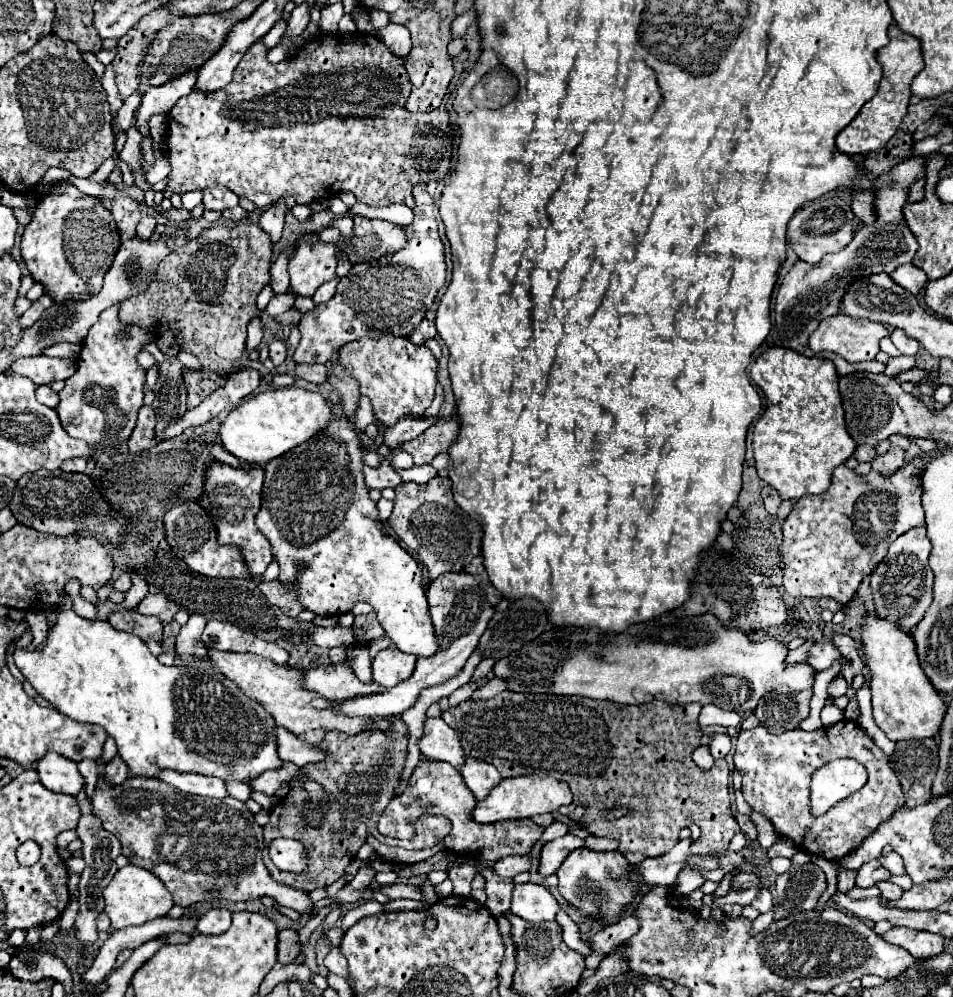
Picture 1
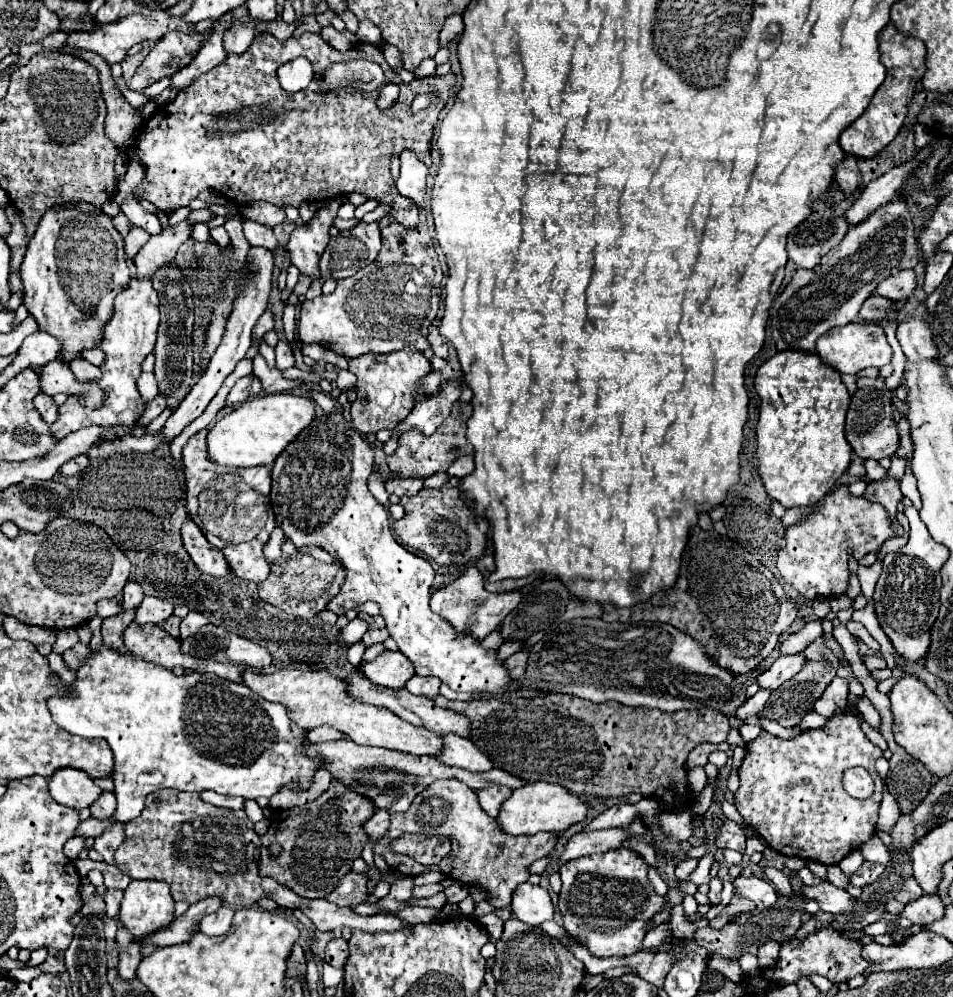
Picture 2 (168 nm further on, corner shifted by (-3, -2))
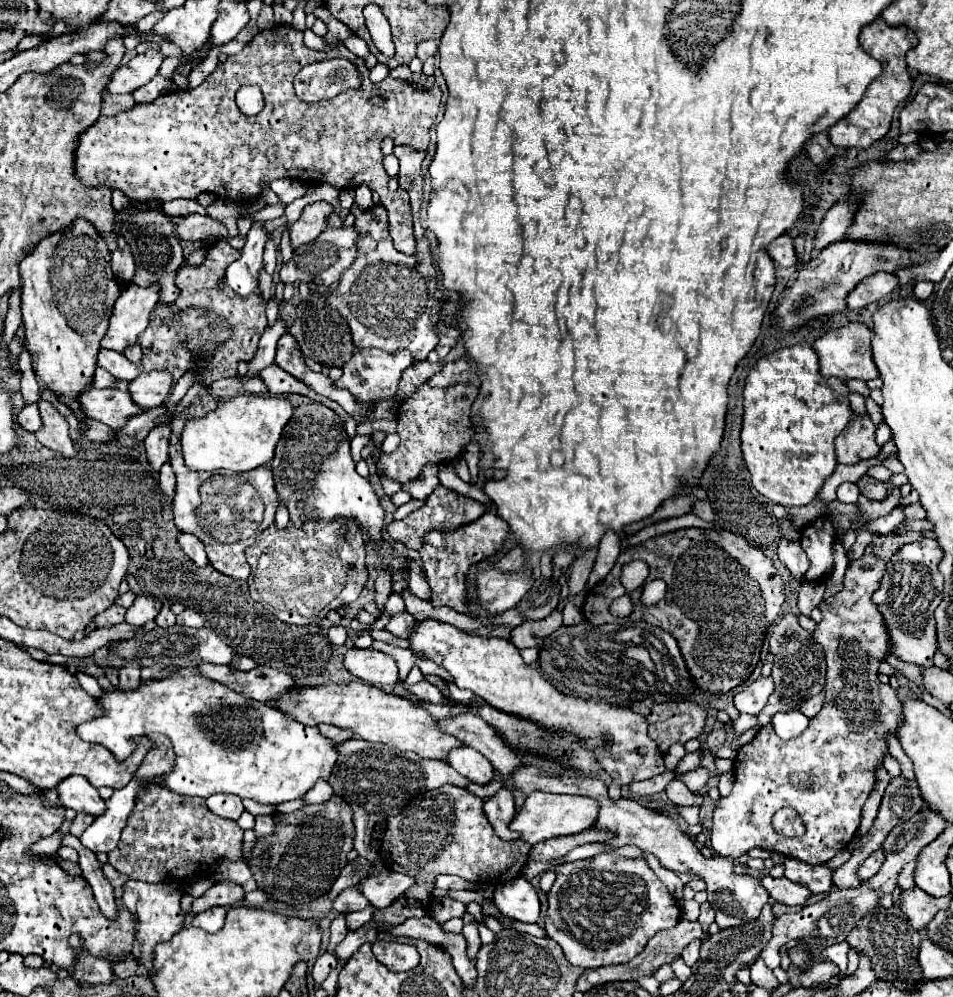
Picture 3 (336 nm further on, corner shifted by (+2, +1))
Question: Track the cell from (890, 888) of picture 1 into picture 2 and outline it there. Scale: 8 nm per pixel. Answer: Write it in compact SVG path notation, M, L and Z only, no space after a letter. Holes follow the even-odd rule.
M907 878L905 884L903 884L903 888L899 890L899 894L895 896L895 900L907 904L907 902L911 902L911 900L917 900L921 894L923 894L923 890L921 890L921 886L915 882L915 878Z

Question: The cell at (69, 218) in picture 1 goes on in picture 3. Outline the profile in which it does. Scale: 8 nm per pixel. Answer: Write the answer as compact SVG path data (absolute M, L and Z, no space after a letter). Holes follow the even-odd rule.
M78 219L78 221L72 223L70 227L66 227L66 229L58 231L58 233L46 237L46 239L42 239L42 241L38 243L38 247L36 247L30 255L26 255L26 259L22 259L22 263L20 263L20 275L22 275L22 315L24 315L24 329L26 329L26 349L28 349L28 353L32 355L32 369L34 369L36 381L38 381L40 387L50 389L64 405L68 405L68 407L72 409L72 413L76 415L76 419L80 419L80 423L84 423L86 415L84 415L82 409L80 409L78 397L82 395L82 391L86 391L86 389L92 387L94 369L96 369L96 355L98 355L98 349L100 349L100 341L102 341L102 337L104 337L106 331L108 331L110 311L112 311L112 307L114 307L114 303L116 303L116 299L118 299L118 295L120 295L120 285L118 285L118 281L114 279L112 269L110 269L110 251L106 249L106 241L102 239L102 235L96 233L96 229L92 227L92 223L88 223L88 221L84 221L84 219Z

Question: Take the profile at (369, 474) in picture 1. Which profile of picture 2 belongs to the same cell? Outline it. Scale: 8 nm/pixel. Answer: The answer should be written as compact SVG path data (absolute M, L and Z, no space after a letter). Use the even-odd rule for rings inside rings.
M393 478L385 482L385 490L397 496L413 496L423 488L421 478Z

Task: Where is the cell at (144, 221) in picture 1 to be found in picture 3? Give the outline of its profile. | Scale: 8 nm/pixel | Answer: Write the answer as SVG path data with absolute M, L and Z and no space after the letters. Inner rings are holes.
M126 245L124 249L116 249L112 253L112 271L114 271L114 279L118 279L122 285L130 283L132 277L134 277L134 257L132 257L132 251L130 247Z

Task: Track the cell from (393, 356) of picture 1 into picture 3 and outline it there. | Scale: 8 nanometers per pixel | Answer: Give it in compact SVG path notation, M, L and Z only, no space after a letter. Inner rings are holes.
M360 349L342 367L344 375L336 381L336 387L348 389L360 403L374 403L374 401L380 401L380 399L390 399L390 397L396 395L402 371L406 367L410 367L412 363L414 363L414 359L412 359L410 351L406 351L406 349L394 351L394 353L386 353L386 351L380 351L380 349Z

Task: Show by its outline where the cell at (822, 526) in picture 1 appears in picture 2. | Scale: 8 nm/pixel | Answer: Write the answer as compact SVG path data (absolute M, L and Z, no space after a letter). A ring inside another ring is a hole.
M837 486L815 506L811 506L811 512L805 514L799 524L787 528L787 546L777 558L777 570L781 578L803 598L815 600L819 596L847 594L849 558L853 556L855 560L861 560L865 554L877 552L881 544L893 536L897 536L893 522L879 502L871 502L865 496L853 496L849 486Z

